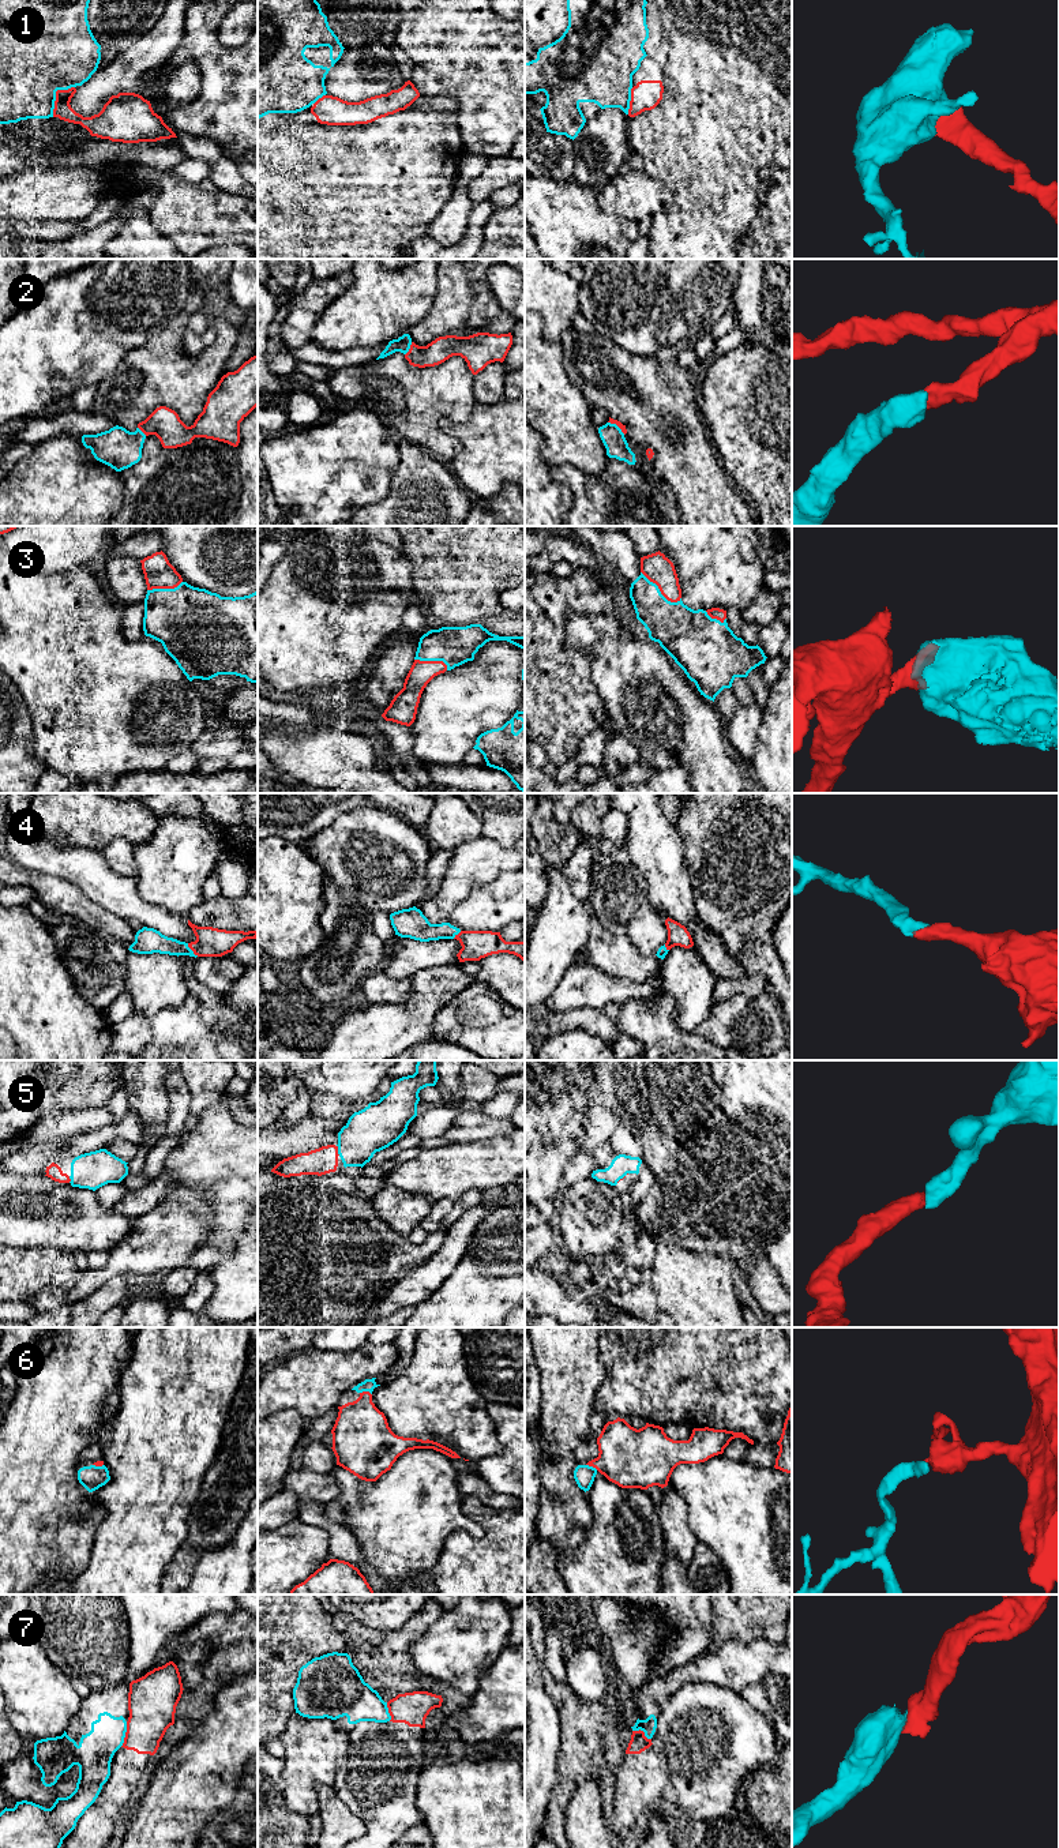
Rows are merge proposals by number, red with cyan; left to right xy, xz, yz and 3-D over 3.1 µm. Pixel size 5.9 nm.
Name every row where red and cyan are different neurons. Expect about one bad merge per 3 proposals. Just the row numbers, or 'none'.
1, 7

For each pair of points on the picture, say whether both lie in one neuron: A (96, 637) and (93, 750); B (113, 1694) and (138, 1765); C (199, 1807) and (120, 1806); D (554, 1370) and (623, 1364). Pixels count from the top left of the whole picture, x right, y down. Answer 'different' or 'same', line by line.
A: same
B: different
C: different
D: different

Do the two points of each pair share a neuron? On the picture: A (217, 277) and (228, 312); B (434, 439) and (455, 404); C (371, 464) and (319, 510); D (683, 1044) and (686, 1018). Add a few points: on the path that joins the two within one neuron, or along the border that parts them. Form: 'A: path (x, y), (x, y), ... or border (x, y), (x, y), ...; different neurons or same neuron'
A: path (217, 285), (217, 300), (221, 304); same neuron
B: path (434, 428), (434, 419), (444, 408); same neuron
C: path (359, 470), (331, 498); same neuron
D: border (673, 1002), (678, 1028), (693, 1033); different neurons

